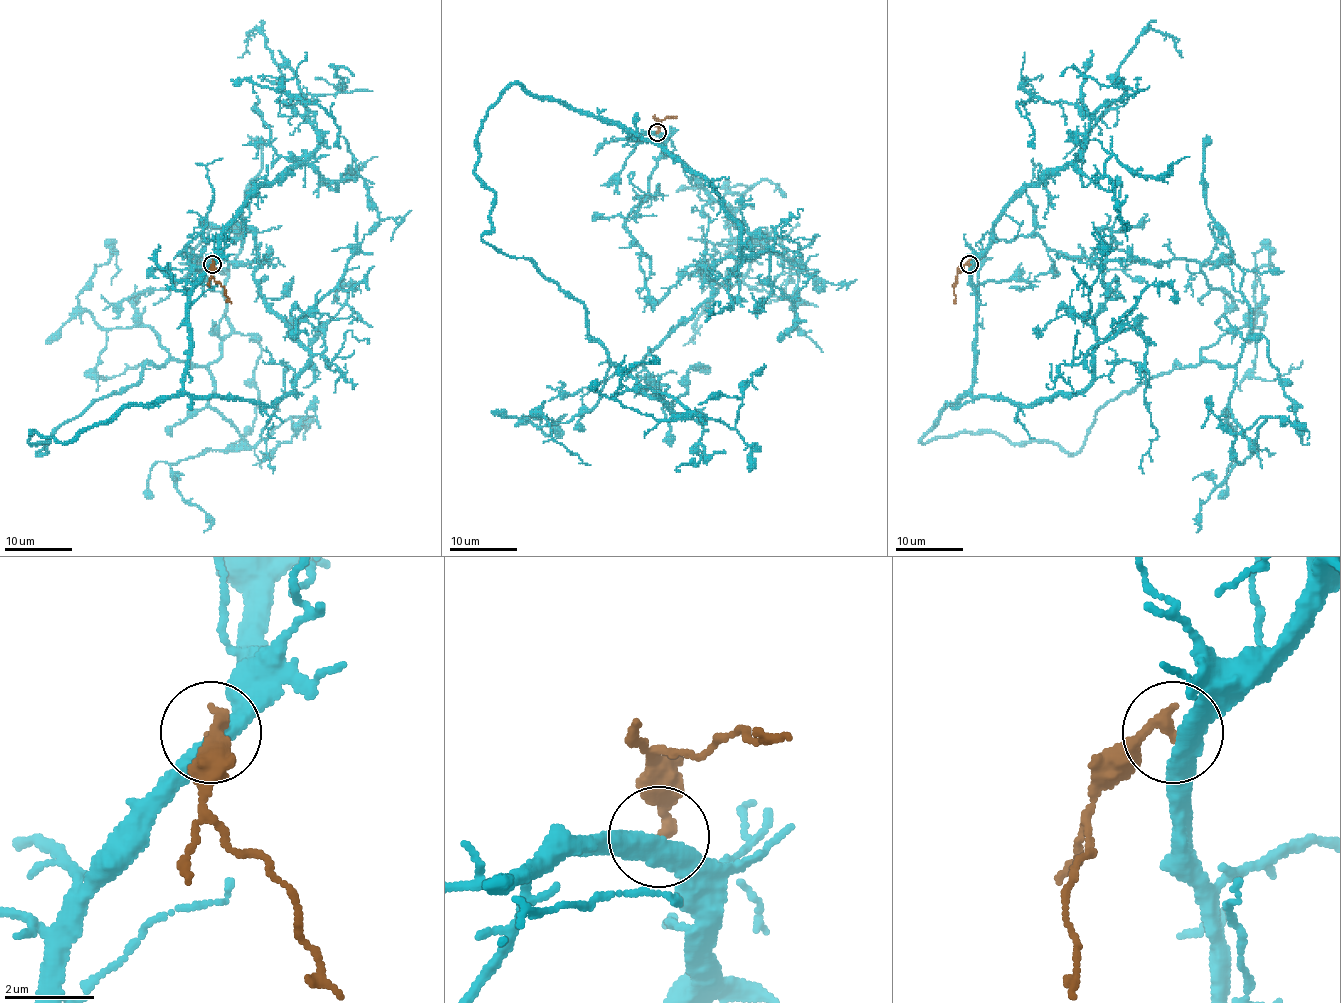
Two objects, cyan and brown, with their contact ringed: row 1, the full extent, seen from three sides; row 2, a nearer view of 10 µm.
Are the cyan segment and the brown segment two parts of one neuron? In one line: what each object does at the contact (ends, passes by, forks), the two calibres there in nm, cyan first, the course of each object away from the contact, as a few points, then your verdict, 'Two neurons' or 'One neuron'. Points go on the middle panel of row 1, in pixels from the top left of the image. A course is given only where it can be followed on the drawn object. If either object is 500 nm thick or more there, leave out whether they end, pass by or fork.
At the ring cyan passes by. At the ring brown ends. Thickness 440 nm (cyan) against 280 nm. Course of cyan: (658, 133), (510, 86), (474, 173), (481, 237), (685, 416), (616, 397), (649, 359). Course of brown: (658, 131), (656, 119), (676, 116). Two neurons

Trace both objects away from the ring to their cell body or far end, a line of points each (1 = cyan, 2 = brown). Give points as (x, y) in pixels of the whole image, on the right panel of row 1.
1: (970, 264), (974, 386), (923, 443), (1075, 455), (1115, 397), (1233, 365), (1257, 450), (1196, 532)
2: (969, 264), (957, 276), (954, 303)

